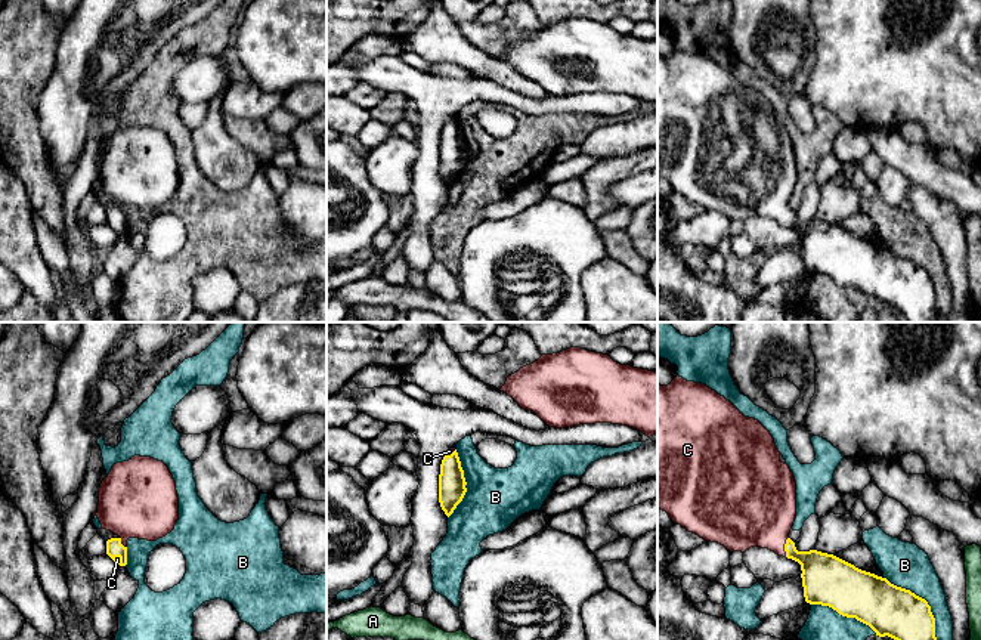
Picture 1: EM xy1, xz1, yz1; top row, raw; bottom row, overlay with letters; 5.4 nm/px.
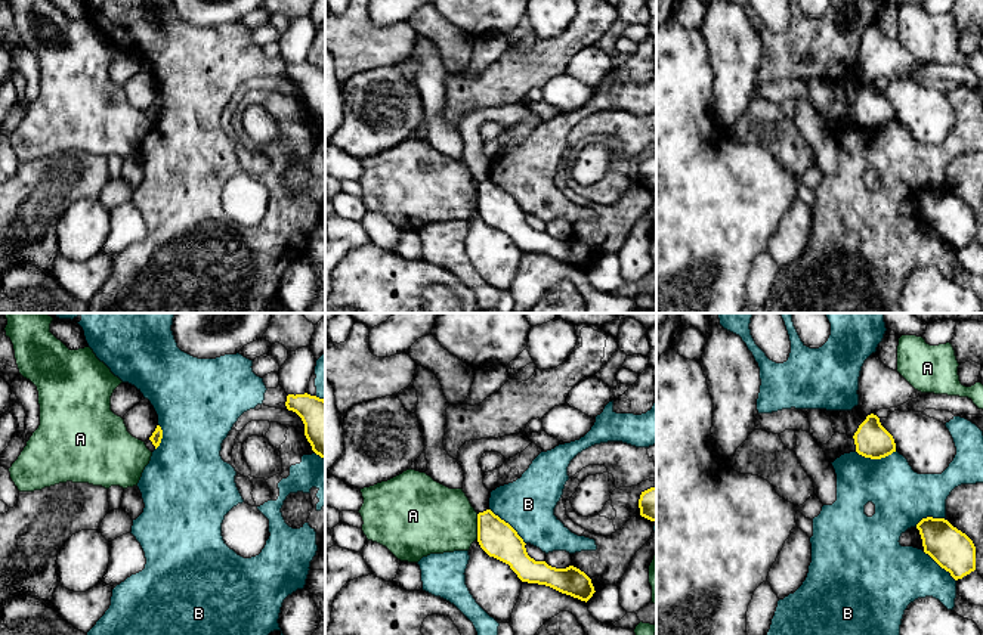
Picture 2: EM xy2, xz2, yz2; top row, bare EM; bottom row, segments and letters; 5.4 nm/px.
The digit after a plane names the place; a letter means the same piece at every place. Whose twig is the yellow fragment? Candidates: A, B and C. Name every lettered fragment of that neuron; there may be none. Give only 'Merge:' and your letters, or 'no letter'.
Merge: C

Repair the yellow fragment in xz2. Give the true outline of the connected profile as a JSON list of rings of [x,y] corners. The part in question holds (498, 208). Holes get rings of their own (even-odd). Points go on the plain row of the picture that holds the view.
[[[491,179],[477,183],[477,211],[489,226],[508,233],[522,251],[545,254],[585,272],[596,261],[579,238],[556,238],[531,227],[517,201]]]

